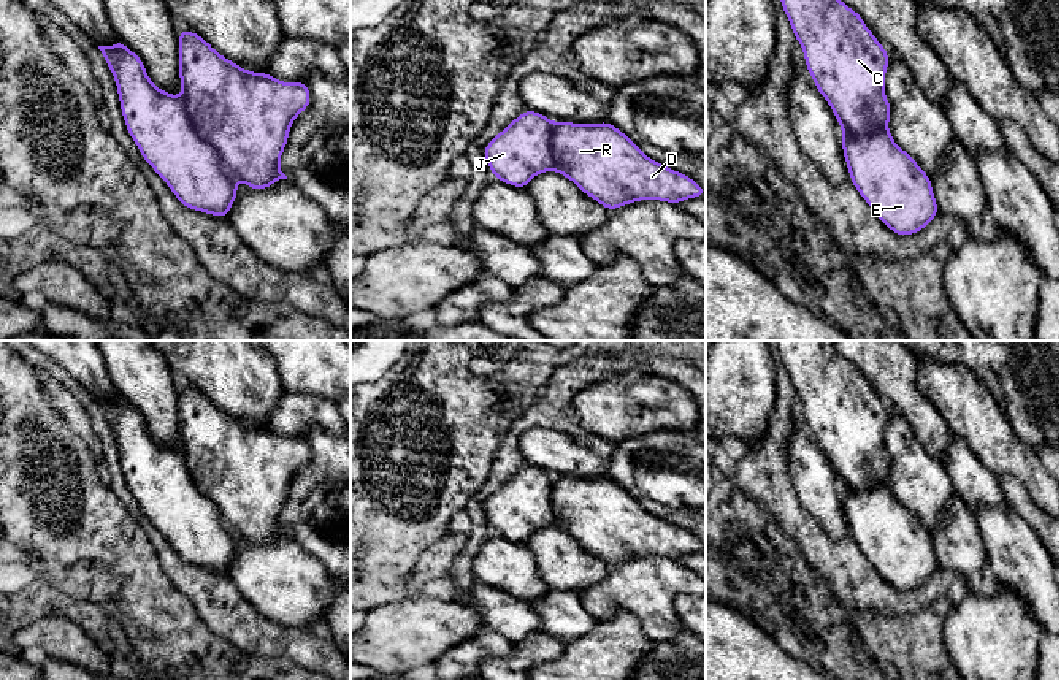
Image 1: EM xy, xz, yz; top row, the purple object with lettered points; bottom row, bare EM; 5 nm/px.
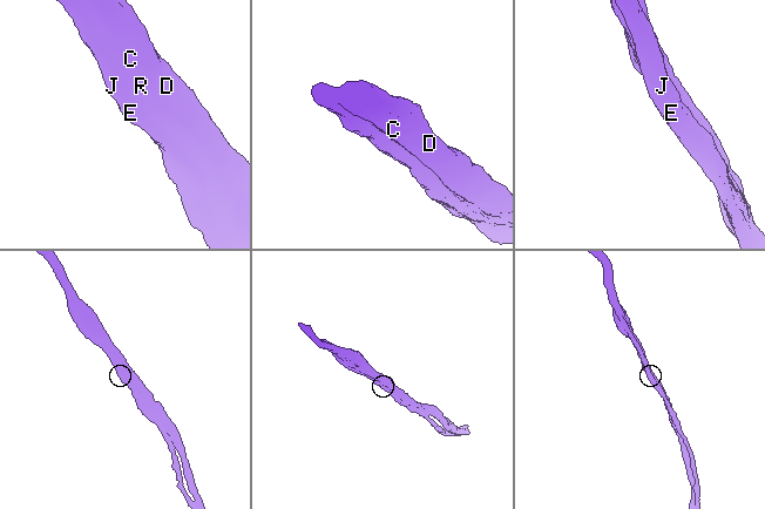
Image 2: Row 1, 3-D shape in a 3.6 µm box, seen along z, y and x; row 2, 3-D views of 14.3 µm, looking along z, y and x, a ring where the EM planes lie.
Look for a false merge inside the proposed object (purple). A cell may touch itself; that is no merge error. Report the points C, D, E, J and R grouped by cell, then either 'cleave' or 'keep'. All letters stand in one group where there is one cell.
groups C D E J R; keep

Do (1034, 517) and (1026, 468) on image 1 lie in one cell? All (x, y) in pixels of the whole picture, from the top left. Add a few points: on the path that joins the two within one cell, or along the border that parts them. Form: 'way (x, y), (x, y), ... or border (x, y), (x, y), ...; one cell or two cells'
way (1031, 504), (1023, 488), (1025, 481); one cell

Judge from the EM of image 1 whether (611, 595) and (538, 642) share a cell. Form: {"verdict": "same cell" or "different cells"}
{"verdict": "different cells"}

